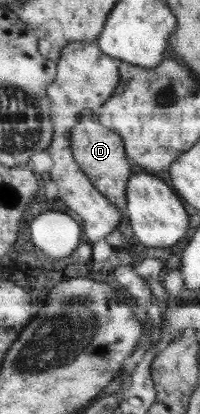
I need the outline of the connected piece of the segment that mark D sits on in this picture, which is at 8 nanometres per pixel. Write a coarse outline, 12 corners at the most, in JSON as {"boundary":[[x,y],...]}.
{"boundary":[[83,110],[69,130],[73,159],[126,216],[135,171],[123,140]]}

